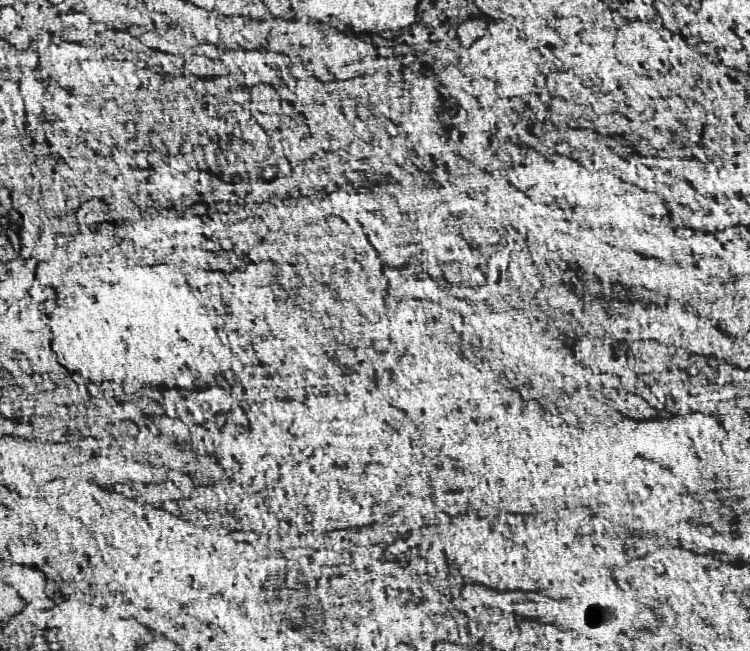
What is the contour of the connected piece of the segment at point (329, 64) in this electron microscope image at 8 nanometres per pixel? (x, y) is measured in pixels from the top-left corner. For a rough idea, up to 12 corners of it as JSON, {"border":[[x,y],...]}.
{"border":[[284,19],[248,21],[266,51],[300,57],[338,89],[336,71],[366,55],[350,35]]}

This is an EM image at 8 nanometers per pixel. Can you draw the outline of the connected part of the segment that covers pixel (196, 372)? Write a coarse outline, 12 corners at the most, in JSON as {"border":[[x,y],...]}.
{"border":[[84,257],[48,317],[90,381],[208,387],[232,369],[174,265]]}

